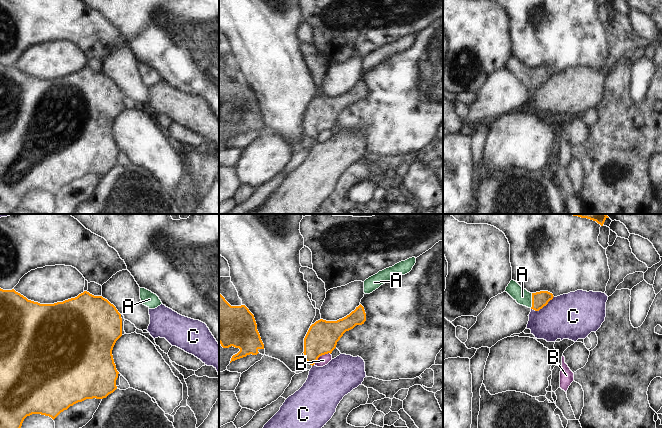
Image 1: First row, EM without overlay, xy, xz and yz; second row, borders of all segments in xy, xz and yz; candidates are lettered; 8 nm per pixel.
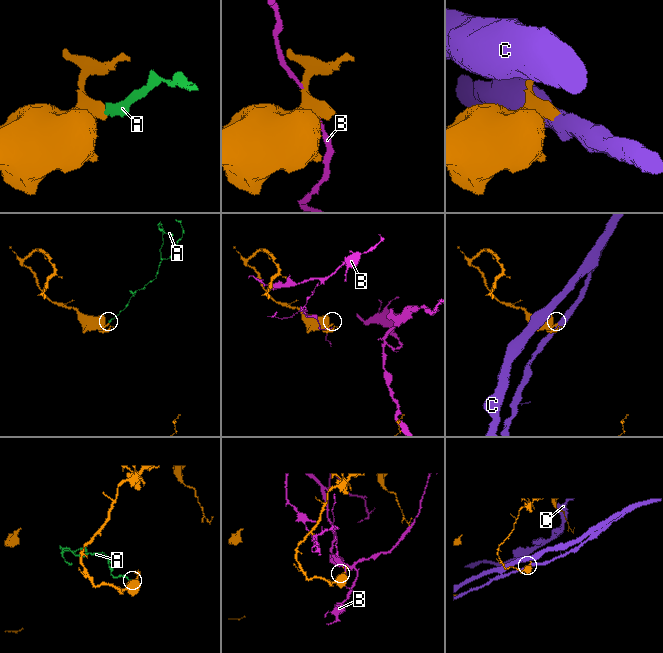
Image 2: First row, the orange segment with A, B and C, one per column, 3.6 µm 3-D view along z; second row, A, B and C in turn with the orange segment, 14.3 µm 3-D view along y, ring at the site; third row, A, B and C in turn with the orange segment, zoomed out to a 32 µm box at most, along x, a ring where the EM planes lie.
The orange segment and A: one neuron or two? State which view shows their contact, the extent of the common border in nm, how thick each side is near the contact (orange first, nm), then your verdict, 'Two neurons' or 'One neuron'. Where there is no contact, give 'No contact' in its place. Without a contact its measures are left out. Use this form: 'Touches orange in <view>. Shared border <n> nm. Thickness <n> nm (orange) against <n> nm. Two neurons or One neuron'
Touches orange in yz. Shared border 120 nm. Thickness 130 nm (orange) against 120 nm. One neuron.

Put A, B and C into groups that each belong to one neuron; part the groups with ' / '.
A / B / C

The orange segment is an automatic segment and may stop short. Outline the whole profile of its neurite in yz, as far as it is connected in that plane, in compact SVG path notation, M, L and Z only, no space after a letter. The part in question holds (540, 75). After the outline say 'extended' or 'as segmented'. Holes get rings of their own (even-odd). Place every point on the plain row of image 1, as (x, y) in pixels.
M511 56L506 63L507 68L518 80L539 87L553 75L553 70L548 67L530 69L516 57Z; extended

